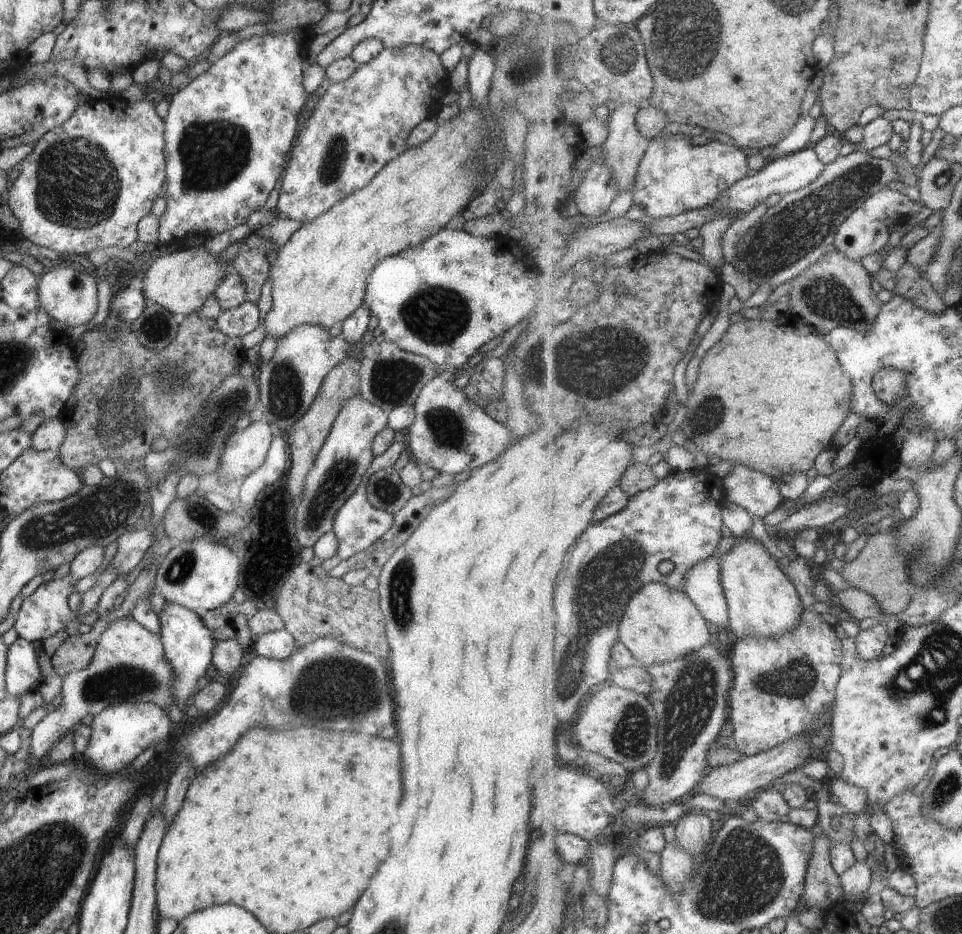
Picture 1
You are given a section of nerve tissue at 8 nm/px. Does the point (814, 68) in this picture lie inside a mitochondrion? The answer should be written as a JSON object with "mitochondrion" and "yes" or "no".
{"mitochondrion":"no"}

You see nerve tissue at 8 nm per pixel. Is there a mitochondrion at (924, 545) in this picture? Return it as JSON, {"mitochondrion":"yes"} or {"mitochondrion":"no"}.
{"mitochondrion":"yes"}

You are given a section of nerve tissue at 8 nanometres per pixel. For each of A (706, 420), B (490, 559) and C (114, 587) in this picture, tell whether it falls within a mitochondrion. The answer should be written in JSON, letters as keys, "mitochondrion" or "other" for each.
{"A":"mitochondrion","B":"other","C":"other"}

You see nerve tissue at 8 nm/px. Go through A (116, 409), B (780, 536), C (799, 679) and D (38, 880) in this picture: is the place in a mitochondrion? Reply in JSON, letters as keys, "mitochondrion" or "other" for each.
{"A":"mitochondrion","B":"other","C":"mitochondrion","D":"mitochondrion"}

